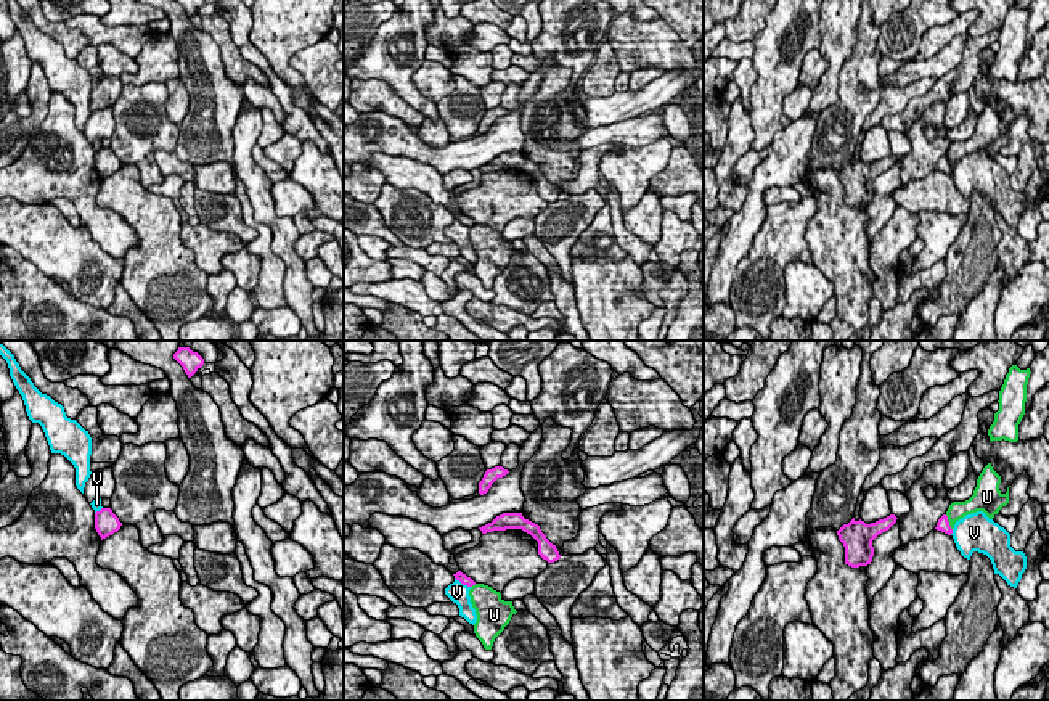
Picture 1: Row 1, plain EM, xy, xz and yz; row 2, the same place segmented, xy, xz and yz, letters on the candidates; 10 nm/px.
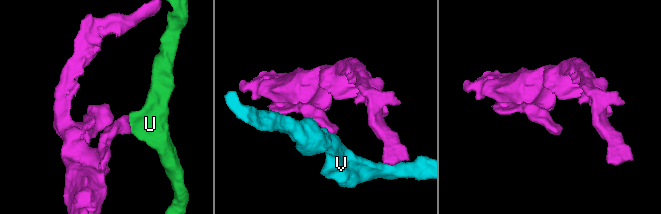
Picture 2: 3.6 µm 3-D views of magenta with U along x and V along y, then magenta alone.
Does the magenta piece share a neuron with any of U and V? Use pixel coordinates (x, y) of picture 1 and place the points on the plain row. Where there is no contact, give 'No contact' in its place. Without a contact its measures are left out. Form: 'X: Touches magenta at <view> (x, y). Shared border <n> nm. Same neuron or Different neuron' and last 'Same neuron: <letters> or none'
U: Touches magenta at yz (948, 163). Shared border 170 nm. Different neuron
V: Touches magenta at xz (463, 224). Shared border 190 nm. Different neuron
Same neuron: none

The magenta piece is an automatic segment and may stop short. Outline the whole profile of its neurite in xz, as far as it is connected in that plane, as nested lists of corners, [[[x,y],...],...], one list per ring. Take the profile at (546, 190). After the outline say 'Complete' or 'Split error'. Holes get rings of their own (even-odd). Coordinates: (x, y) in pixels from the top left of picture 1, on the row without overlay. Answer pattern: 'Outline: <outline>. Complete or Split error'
Outline: [[[503,153],[496,156],[492,162],[479,167],[482,174],[493,170],[506,170],[506,169],[522,169],[530,174],[538,182],[538,195],[548,203],[554,203],[561,198],[556,185],[553,185],[546,175],[541,172],[540,166],[525,159],[522,153]]]. Complete

